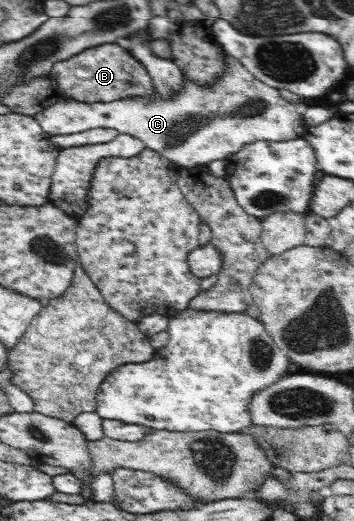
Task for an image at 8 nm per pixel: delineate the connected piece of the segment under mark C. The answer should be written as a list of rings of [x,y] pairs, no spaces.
[[[226,56],[224,64],[226,64],[224,71],[218,75],[218,79],[212,85],[199,85],[187,77],[182,89],[172,100],[162,100],[157,93],[150,97],[137,95],[107,103],[80,102],[67,96],[67,101],[43,110],[33,118],[48,136],[64,136],[93,129],[113,129],[119,134],[139,138],[140,141],[145,142],[147,148],[159,152],[173,165],[177,164],[184,168],[207,165],[213,160],[224,160],[251,143],[284,142],[306,136],[309,127],[306,126],[300,107],[290,104],[279,90],[253,76],[235,57]]]

